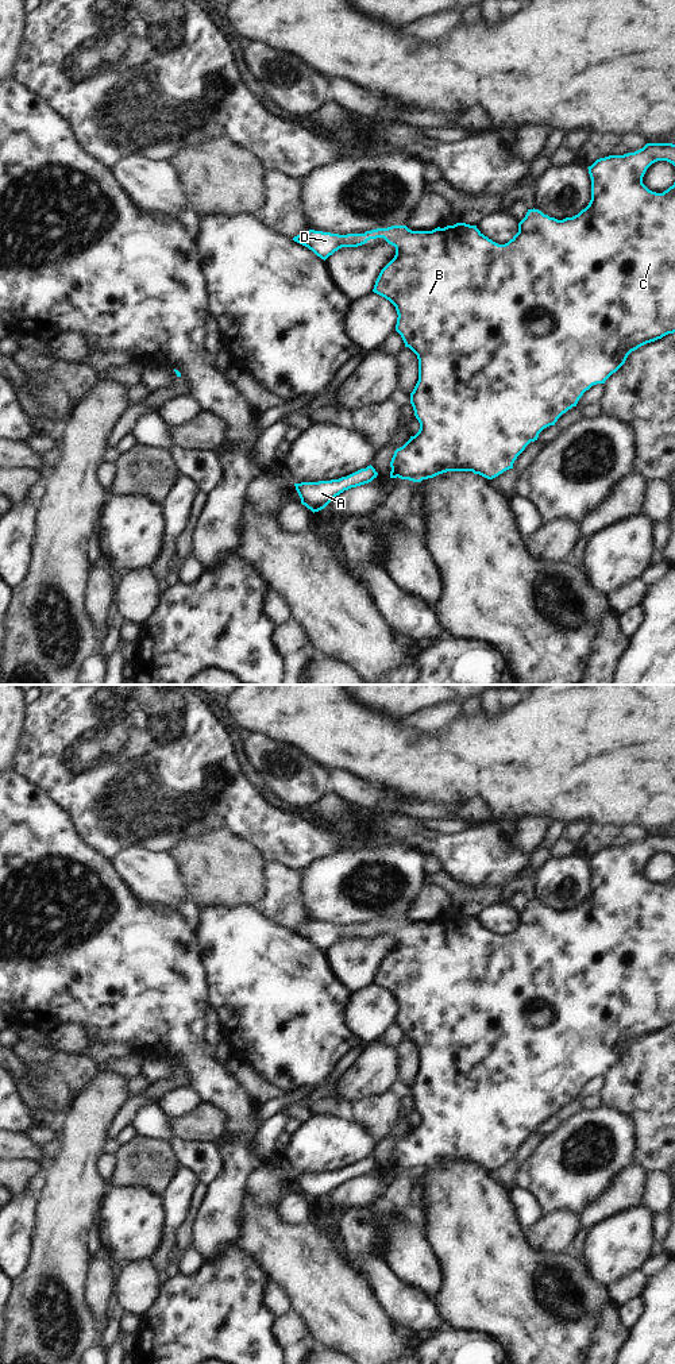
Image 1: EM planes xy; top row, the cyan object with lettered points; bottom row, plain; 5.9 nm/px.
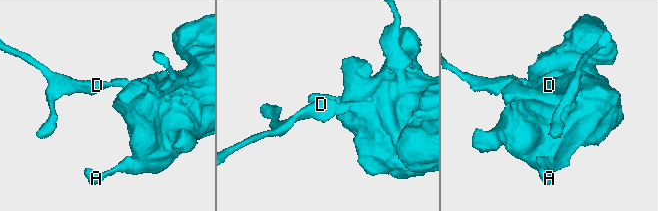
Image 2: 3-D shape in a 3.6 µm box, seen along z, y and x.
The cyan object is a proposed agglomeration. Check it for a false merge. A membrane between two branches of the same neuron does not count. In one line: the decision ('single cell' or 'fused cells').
single cell

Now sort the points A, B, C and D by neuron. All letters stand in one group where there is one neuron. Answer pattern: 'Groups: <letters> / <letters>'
Groups: A B C D.

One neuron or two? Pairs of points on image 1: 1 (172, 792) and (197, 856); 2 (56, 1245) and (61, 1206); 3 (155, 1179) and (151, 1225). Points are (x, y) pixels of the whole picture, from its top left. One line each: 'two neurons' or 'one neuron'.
1: two neurons
2: one neuron
3: two neurons

